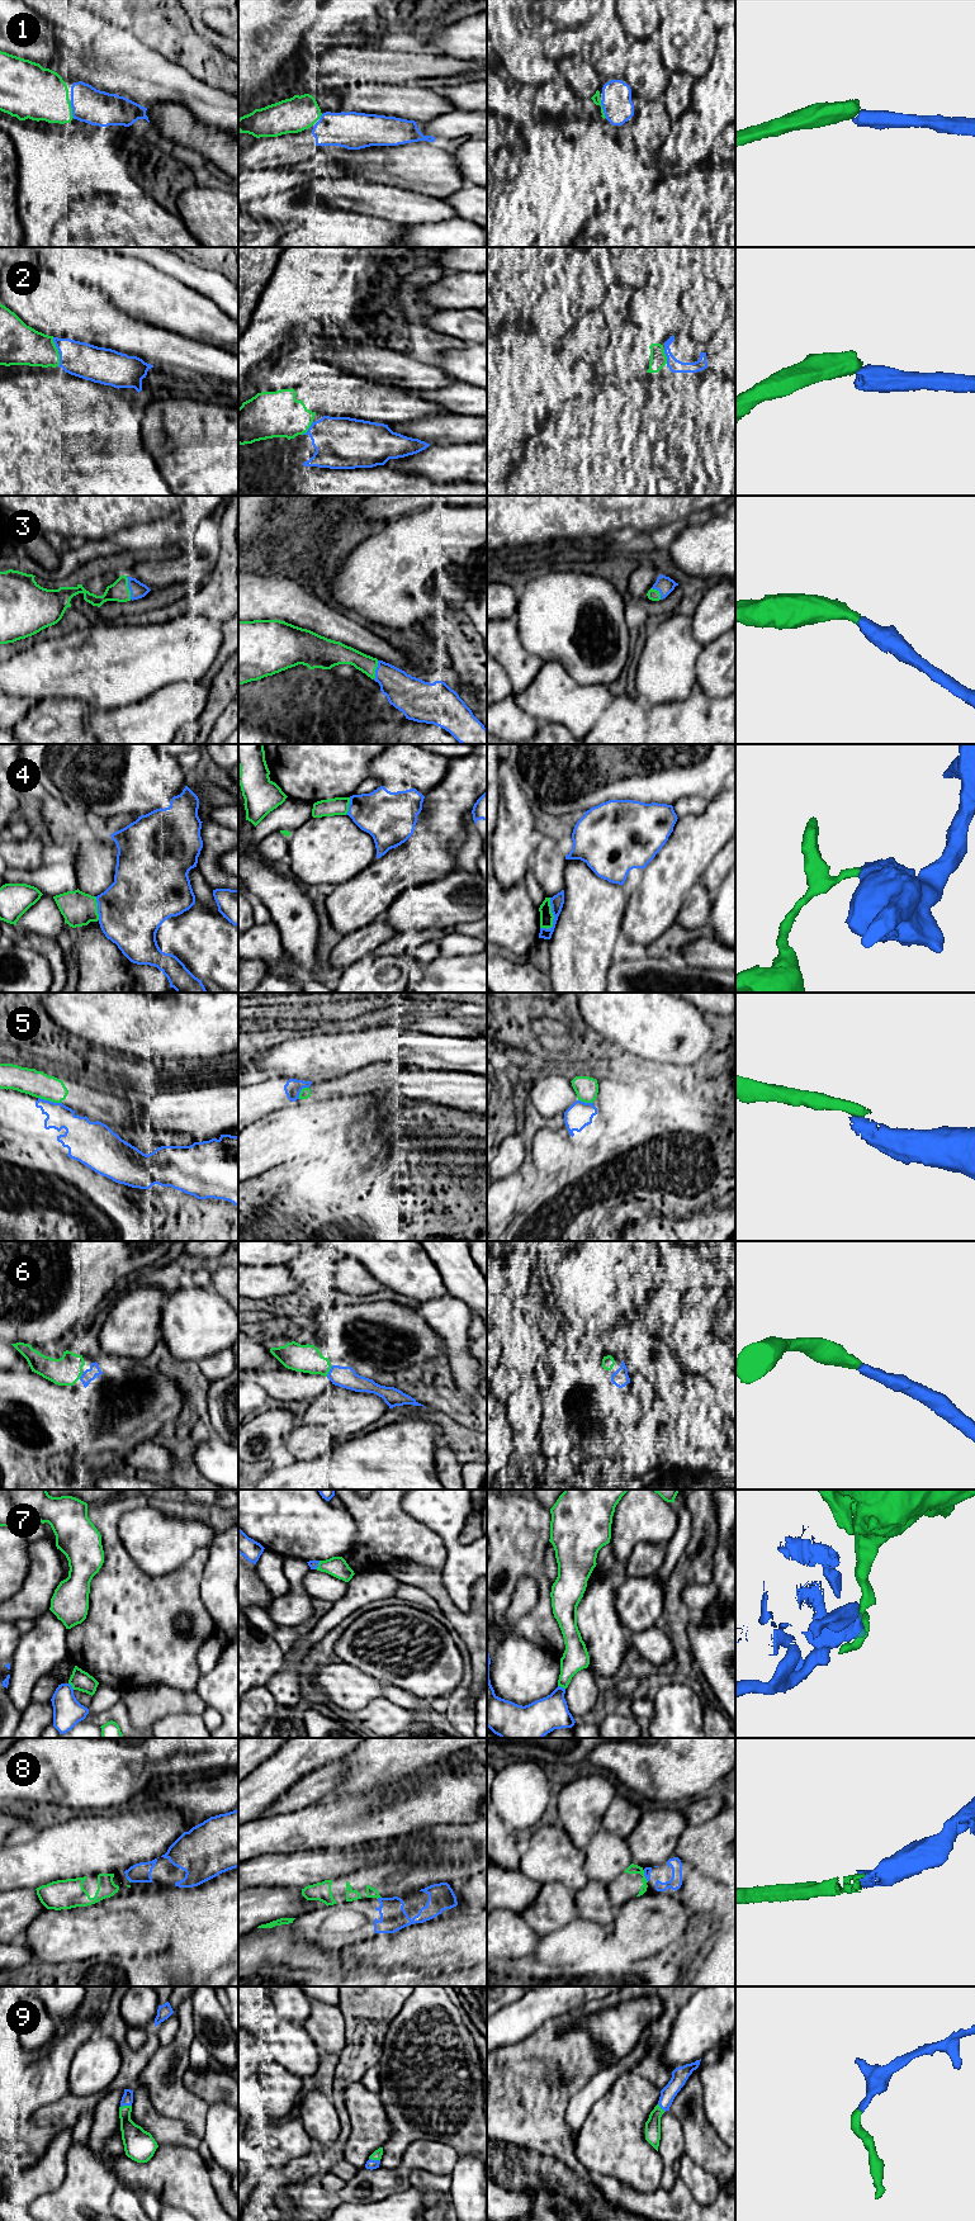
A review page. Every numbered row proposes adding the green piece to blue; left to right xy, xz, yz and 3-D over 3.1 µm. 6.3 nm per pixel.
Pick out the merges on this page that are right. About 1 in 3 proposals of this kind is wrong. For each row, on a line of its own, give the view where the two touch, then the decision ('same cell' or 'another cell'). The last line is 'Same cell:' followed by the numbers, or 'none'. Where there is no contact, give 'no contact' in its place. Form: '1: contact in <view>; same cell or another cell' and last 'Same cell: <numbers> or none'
1: contact in yz; same cell
2: contact in xy; same cell
3: contact in xy; same cell
4: contact in yz; another cell
5: contact in xy; another cell
6: contact in xz; same cell
7: contact in yz; another cell
8: contact in xz; another cell
9: contact in xy; same cell
Same cell: 1, 2, 3, 6, 9

